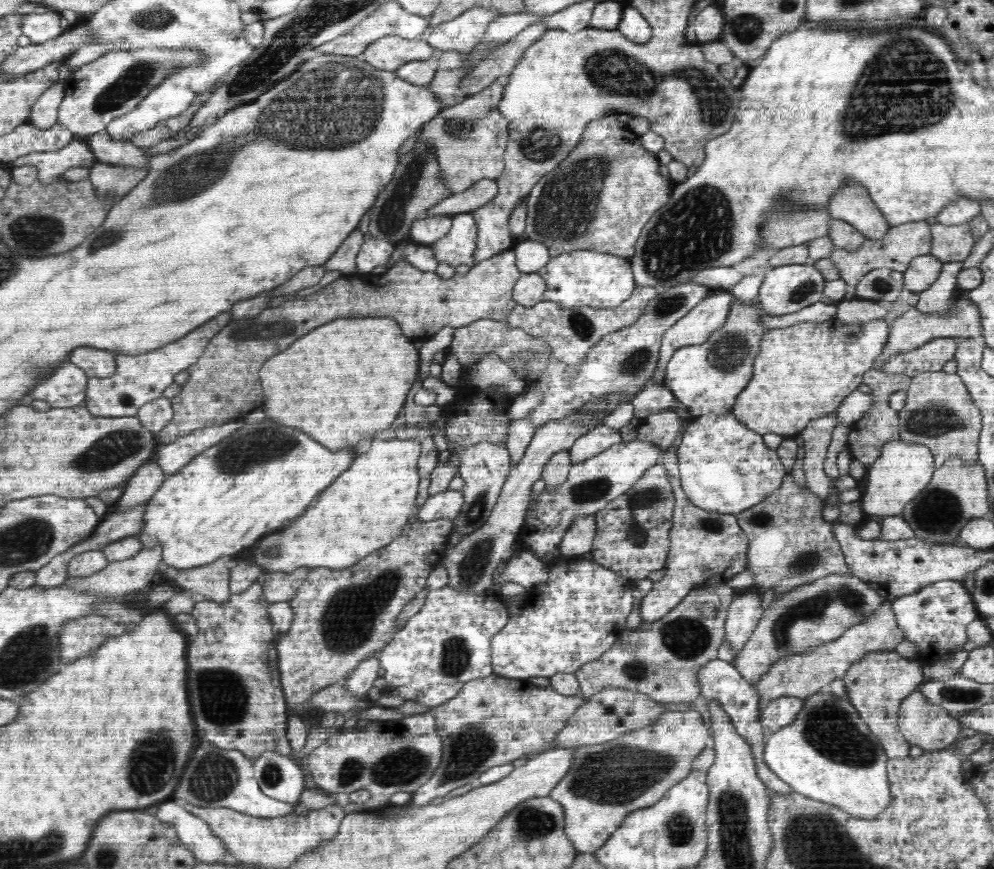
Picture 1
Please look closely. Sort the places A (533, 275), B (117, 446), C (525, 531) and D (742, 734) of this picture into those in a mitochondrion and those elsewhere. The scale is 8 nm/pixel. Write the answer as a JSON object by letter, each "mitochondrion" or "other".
{"A":"other","B":"mitochondrion","C":"other","D":"other"}

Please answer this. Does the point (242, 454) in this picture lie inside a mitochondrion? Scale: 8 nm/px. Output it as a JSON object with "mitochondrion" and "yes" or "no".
{"mitochondrion":"yes"}

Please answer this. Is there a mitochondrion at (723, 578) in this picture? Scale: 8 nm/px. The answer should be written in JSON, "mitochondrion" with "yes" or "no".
{"mitochondrion":"no"}

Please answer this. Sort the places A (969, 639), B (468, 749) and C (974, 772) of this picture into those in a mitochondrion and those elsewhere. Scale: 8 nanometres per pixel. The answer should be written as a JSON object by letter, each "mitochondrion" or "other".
{"A":"other","B":"mitochondrion","C":"other"}

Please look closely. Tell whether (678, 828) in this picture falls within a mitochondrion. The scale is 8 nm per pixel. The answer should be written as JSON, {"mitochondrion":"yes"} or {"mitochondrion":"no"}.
{"mitochondrion":"yes"}

